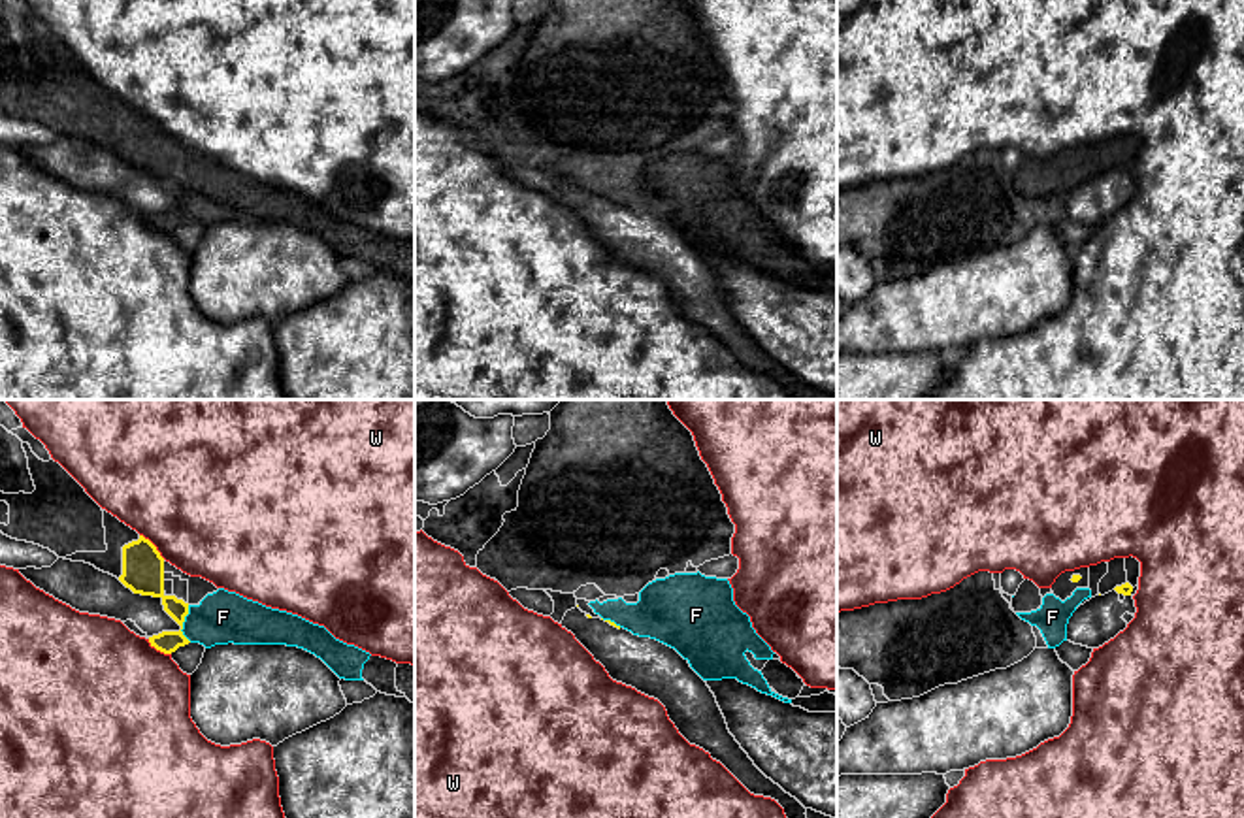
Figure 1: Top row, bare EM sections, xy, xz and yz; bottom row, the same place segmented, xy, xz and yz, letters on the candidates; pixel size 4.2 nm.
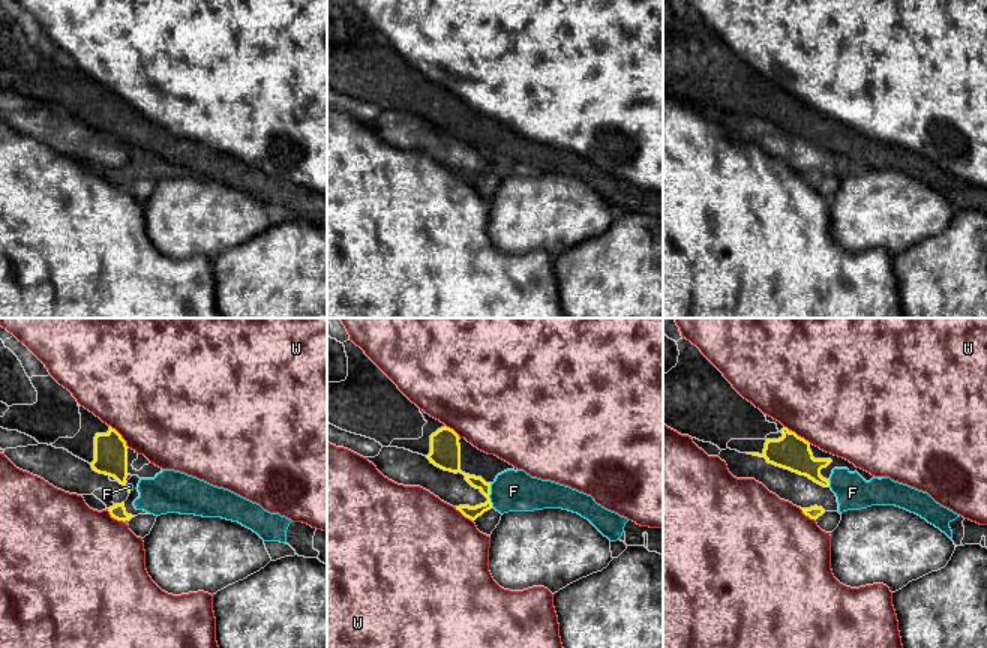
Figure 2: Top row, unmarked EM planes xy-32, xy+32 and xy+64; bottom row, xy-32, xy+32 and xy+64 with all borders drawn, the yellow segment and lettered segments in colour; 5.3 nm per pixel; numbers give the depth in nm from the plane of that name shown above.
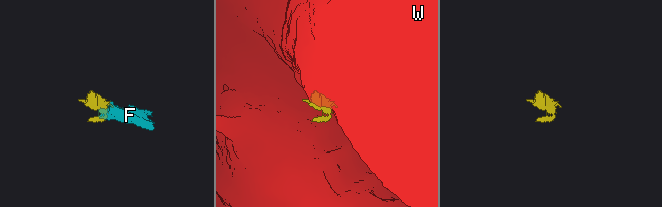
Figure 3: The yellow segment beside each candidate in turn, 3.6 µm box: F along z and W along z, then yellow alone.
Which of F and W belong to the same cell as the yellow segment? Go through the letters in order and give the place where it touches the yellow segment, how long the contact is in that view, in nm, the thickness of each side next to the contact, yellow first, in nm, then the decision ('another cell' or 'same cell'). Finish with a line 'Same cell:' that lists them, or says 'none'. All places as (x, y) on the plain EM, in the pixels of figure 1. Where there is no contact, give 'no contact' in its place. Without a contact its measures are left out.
F: xy (181, 202) | 160 nm | 140/220 nm | same cell
W: xy (153, 123) | 160 nm | 180/500 nm | another cell
Same cell: F

